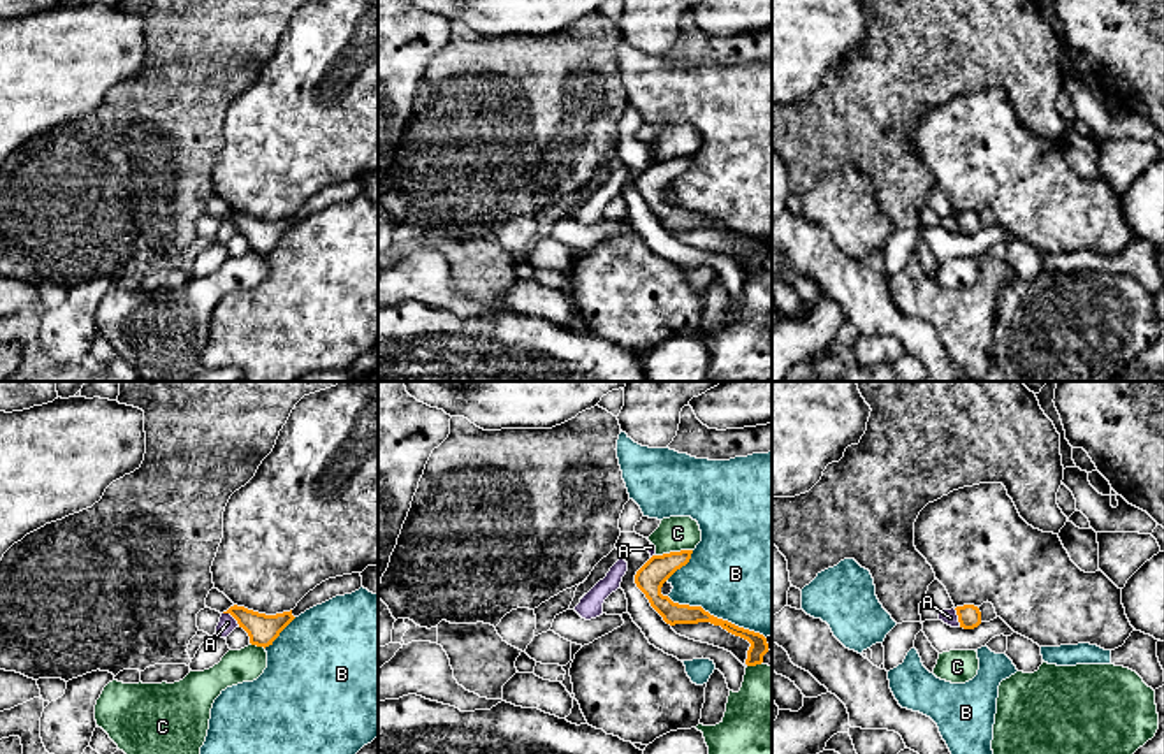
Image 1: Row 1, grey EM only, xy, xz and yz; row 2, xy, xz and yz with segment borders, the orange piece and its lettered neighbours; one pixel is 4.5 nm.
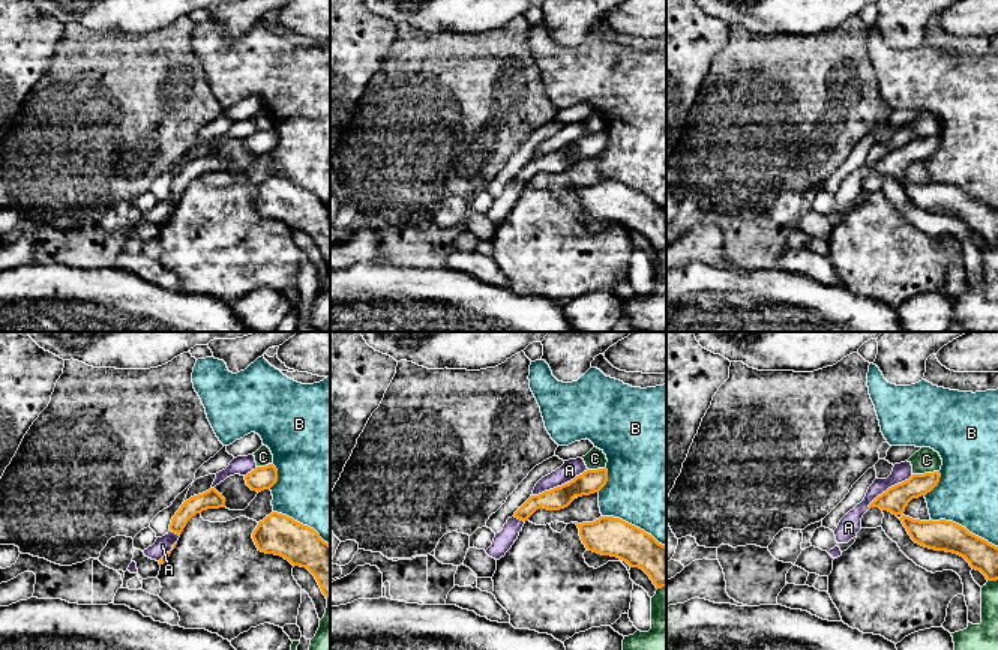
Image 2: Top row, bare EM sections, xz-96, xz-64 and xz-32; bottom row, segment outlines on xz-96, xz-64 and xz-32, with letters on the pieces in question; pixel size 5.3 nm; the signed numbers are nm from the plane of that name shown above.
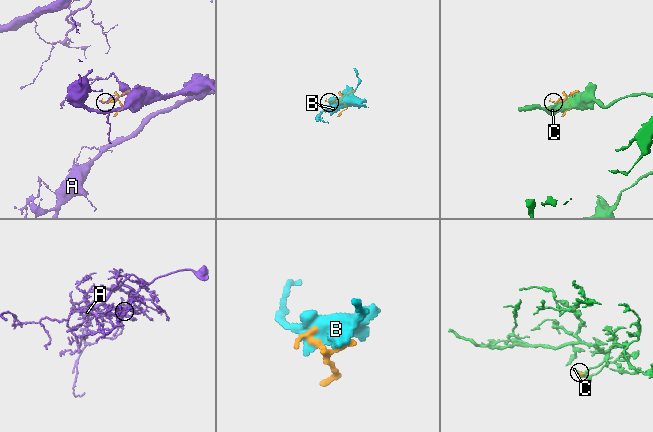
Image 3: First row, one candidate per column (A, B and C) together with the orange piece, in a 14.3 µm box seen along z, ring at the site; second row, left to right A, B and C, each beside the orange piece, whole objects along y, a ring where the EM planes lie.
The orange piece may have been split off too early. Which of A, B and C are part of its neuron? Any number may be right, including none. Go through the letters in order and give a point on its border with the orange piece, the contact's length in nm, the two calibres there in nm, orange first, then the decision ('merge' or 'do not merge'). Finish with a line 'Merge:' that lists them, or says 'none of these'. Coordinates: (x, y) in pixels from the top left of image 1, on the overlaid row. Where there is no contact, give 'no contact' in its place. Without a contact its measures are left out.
A: xy (232, 616) | 100 nm | 140/80 nm | do not merge
B: xz (716, 617) | 500 nm | 100/480 nm | do not merge
C: xz (674, 552) | 170 nm | 140/160 nm | do not merge
Merge: none of these

